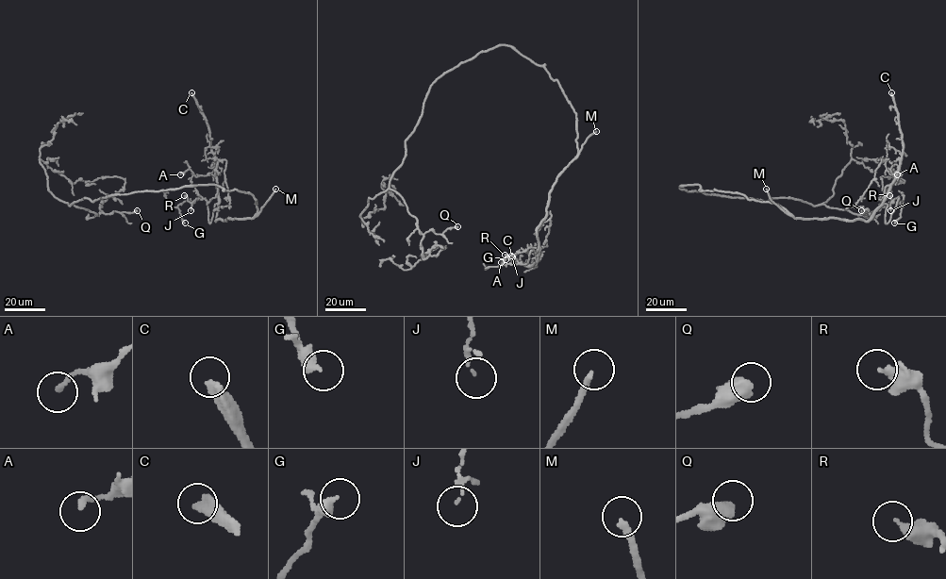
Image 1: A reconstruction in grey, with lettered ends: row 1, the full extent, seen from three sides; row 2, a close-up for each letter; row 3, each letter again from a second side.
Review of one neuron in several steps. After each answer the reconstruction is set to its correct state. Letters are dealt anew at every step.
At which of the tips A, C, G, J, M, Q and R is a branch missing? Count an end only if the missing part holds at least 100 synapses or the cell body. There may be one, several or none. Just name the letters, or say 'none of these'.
C, M

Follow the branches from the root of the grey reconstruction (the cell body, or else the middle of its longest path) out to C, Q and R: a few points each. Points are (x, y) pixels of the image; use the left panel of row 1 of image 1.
C: (178, 189), (216, 185), (249, 192), (257, 213), (216, 221), (218, 191), (210, 132), (191, 92)
Q: (178, 189), (114, 194), (93, 201), (85, 197), (68, 204), (88, 209), (97, 215), (137, 210)
R: (178, 189), (249, 192), (257, 213), (216, 221), (216, 204), (209, 223), (207, 201), (184, 195)

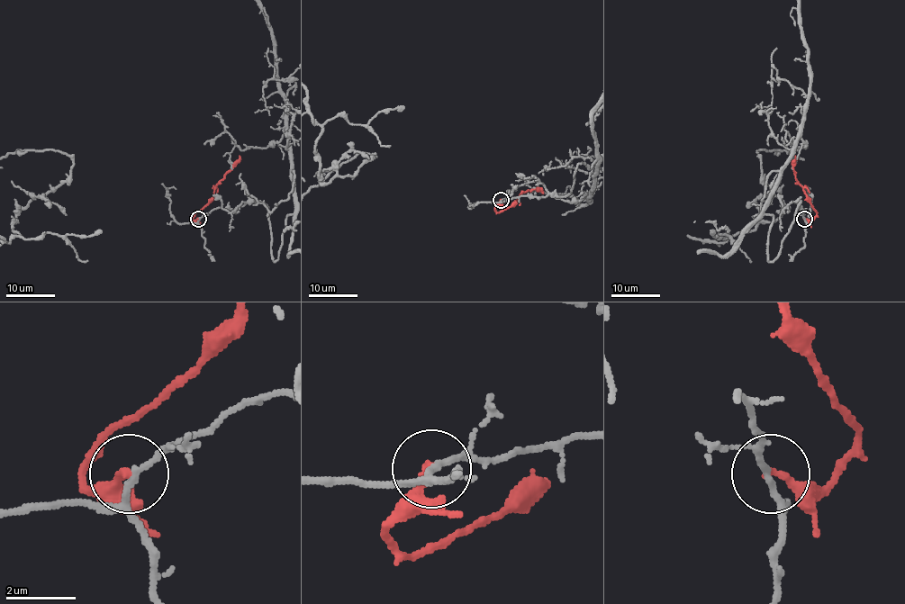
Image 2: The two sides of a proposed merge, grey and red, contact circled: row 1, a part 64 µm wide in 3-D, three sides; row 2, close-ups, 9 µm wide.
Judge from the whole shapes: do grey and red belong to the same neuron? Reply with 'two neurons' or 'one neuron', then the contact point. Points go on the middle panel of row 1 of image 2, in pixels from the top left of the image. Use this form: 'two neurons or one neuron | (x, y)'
two neurons | (501, 200)

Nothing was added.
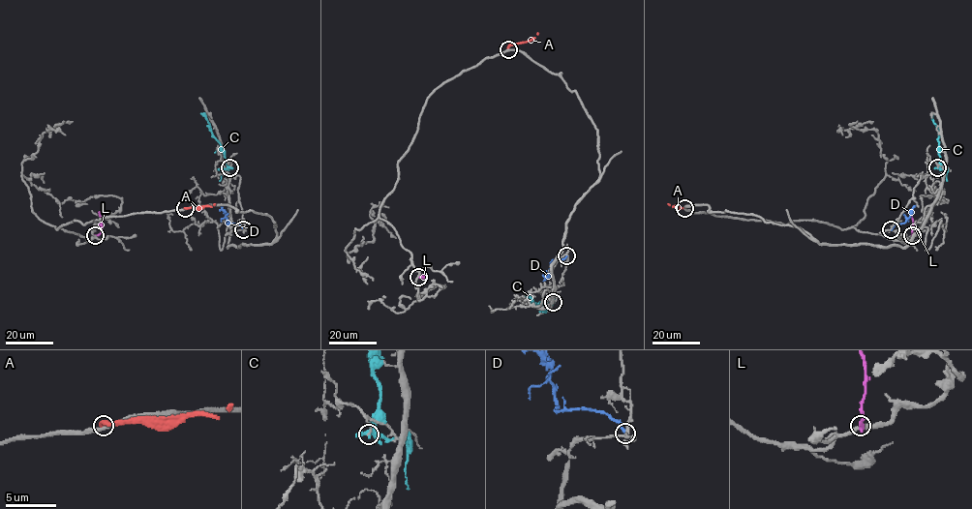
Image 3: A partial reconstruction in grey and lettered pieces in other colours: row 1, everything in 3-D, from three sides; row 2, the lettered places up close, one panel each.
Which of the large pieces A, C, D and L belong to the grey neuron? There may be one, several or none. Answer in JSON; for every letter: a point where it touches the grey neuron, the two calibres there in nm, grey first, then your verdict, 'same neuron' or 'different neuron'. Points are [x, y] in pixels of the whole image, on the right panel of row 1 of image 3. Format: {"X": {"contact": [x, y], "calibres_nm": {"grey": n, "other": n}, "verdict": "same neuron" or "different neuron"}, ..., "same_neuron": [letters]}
{"A": {"contact": [684, 208], "calibres_nm": {"grey": 360, "other": 300}, "verdict": "different neuron"}, "C": {"contact": [937, 167], "calibres_nm": {"grey": 170, "other": 280}, "verdict": "different neuron"}, "D": {"contact": [891, 229], "calibres_nm": {"grey": 160, "other": 240}, "verdict": "different neuron"}, "L": {"contact": [912, 235], "calibres_nm": {"grey": 300, "other": 380}, "verdict": "different neuron"}, "same_neuron": []}

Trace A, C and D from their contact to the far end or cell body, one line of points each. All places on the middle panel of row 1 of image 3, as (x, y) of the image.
A: (507, 49), (510, 44), (527, 42), (538, 33)
C: (554, 302), (549, 305), (535, 303), (530, 296), (524, 296)
D: (566, 255), (554, 259), (550, 273), (543, 281)

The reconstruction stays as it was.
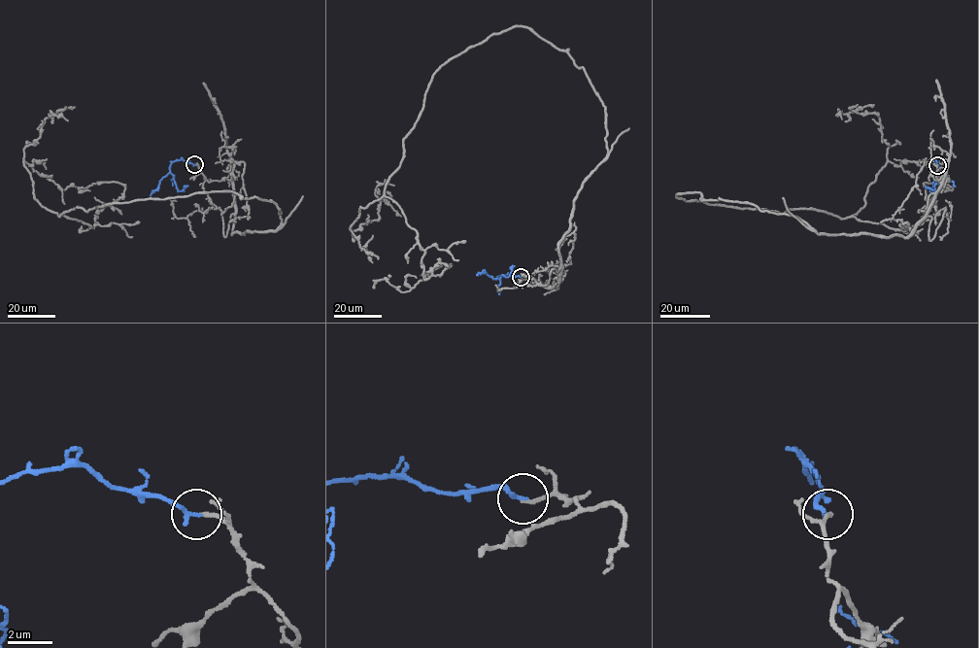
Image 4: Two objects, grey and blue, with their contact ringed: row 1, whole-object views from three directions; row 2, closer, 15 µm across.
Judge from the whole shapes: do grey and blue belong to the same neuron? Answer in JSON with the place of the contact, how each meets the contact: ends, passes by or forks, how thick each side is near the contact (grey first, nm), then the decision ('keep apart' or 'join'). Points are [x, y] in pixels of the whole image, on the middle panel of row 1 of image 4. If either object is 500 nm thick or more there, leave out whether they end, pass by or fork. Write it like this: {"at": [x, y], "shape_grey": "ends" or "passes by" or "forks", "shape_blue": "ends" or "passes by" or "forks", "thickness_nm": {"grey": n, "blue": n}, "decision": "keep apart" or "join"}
{"at": [521, 277], "shape_grey": "ends", "shape_blue": "ends", "thickness_nm": {"grey": 160, "blue": 200}, "decision": "join"}

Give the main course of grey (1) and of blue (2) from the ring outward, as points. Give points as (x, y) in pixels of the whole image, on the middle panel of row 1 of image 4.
1: (521, 277), (607, 151), (515, 26), (386, 187), (452, 265), (373, 288)
2: (521, 277), (503, 274), (495, 279), (502, 274), (507, 277), (515, 266)

